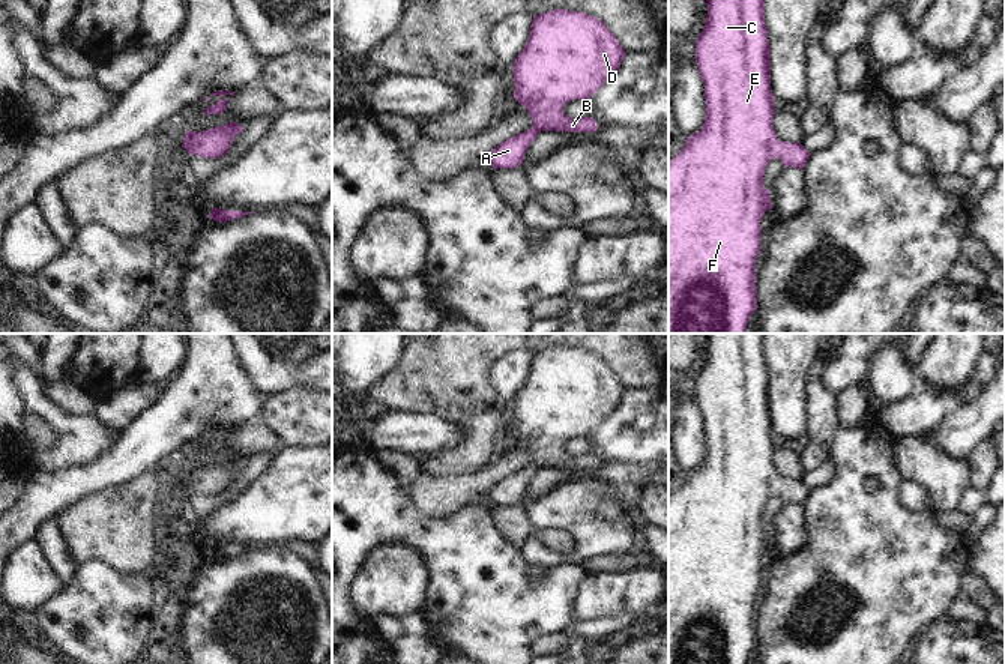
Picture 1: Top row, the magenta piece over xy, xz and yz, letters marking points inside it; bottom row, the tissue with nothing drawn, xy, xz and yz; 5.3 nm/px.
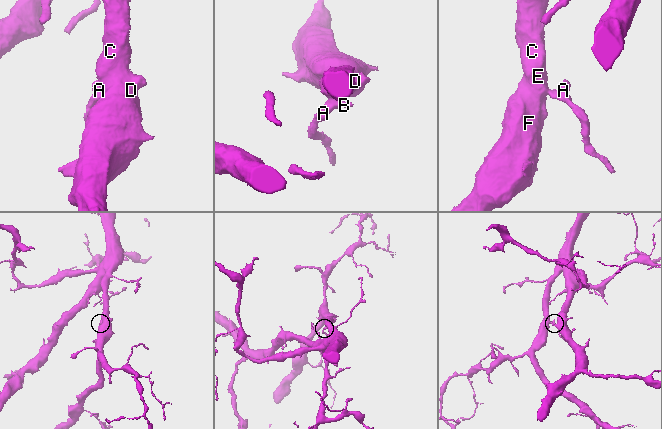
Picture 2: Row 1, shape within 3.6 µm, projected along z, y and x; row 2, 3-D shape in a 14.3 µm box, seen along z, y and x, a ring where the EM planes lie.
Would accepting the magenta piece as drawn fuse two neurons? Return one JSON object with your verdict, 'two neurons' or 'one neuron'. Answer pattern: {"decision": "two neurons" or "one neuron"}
{"decision": "one neuron"}

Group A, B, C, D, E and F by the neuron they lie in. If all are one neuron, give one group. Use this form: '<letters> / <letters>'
A B C D E F

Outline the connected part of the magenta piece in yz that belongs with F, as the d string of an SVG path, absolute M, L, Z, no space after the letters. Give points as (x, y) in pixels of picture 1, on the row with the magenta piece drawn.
M706 0L706 2L708 2L706 23L705 23L703 32L700 33L696 42L696 63L699 66L699 74L705 84L705 99L706 99L705 123L699 132L693 134L691 137L687 137L687 143L684 149L668 162L668 334L745 334L751 314L757 311L759 308L754 272L756 272L756 258L760 252L760 243L762 243L760 221L765 212L772 209L769 189L763 186L763 174L765 174L766 165L769 164L772 158L778 158L784 167L795 167L798 170L802 170L807 161L810 159L811 153L801 143L786 143L786 141L778 140L777 132L774 129L775 98L771 89L771 45L768 41L768 27L765 24L765 0Z

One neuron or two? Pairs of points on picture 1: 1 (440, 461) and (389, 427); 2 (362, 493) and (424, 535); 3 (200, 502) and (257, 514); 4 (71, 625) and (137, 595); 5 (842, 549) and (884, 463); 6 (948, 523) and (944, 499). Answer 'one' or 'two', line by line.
1: two
2: one
3: two
4: one
5: one
6: two

